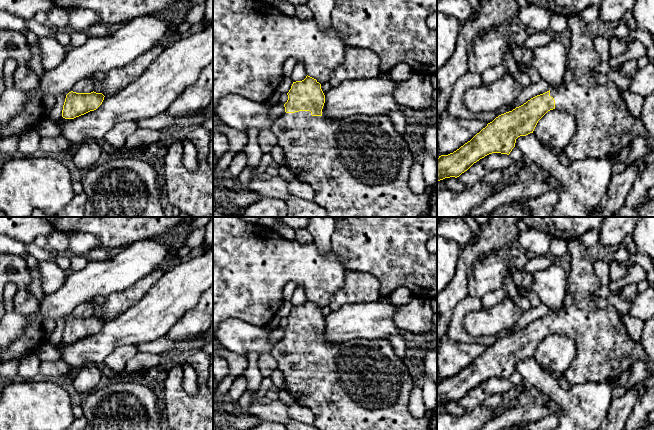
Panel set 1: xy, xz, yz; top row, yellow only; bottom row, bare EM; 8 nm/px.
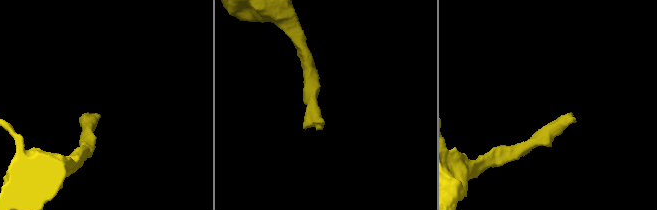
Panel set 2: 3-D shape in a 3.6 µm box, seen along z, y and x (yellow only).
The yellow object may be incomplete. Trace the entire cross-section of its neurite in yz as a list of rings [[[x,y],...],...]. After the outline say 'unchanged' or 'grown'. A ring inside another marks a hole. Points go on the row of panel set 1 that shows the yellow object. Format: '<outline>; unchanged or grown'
[[[580,14],[568,17],[568,30],[571,32],[571,46],[568,52],[568,67],[574,71],[571,82],[552,88],[537,95],[512,111],[496,117],[470,141],[448,155],[437,159],[437,181],[459,177],[474,163],[492,153],[509,155],[515,147],[516,139],[533,133],[538,121],[550,110],[563,110],[572,114],[576,120],[576,133],[563,152],[571,160],[584,158],[604,159],[618,155],[636,137],[644,137],[654,148],[651,137],[640,117],[635,118],[628,110],[622,91],[611,81],[597,84],[595,72],[602,59],[595,49],[590,26]]]; grown

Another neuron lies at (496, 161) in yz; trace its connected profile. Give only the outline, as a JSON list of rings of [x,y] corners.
[[[492,153],[474,163],[467,171],[457,177],[457,180],[468,190],[477,182],[482,181],[487,173],[494,170],[504,171],[509,168],[512,162],[511,157],[507,154]]]

